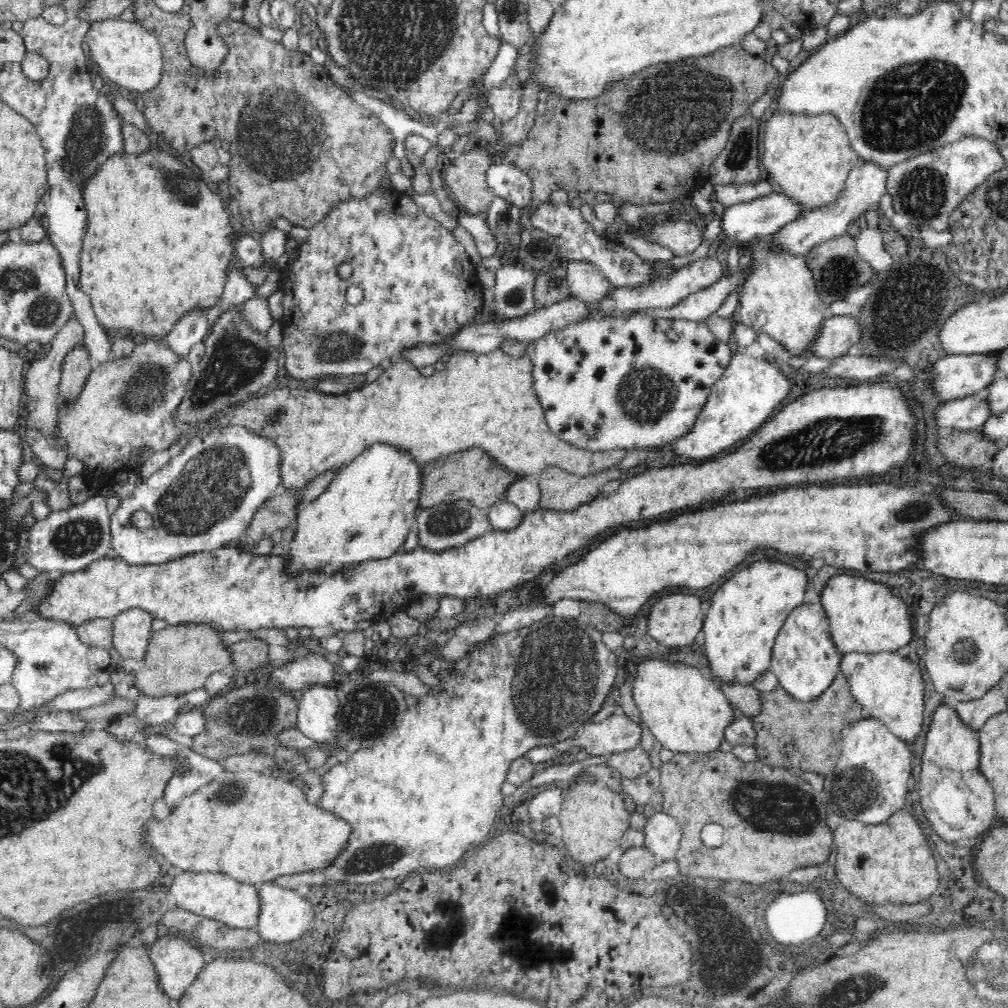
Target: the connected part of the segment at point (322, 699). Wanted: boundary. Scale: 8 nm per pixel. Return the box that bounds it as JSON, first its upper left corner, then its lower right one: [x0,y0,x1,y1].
[298,684,338,750]

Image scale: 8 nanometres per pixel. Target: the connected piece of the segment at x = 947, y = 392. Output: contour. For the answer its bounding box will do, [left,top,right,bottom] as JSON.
[932,351,1000,404]

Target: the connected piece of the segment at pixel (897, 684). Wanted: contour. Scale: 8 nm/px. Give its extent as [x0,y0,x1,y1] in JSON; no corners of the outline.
[840,652,924,742]

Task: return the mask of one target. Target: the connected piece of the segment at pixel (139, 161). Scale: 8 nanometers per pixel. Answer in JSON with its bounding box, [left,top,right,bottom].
[79,135,233,339]

